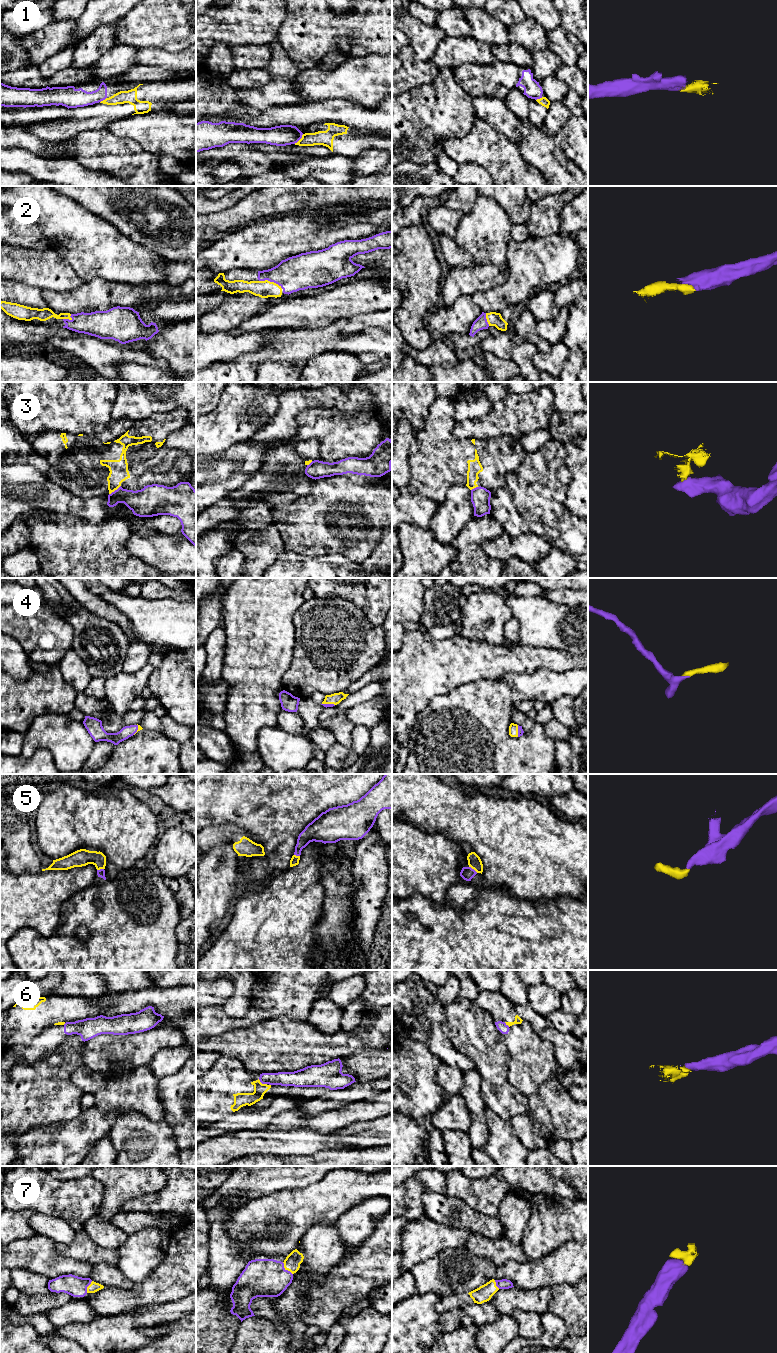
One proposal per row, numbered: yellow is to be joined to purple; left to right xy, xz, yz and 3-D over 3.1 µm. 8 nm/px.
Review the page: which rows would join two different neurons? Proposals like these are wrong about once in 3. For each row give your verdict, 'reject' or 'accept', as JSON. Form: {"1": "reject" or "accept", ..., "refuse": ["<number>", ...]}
{"1": "reject", "2": "accept", "3": "reject", "4": "accept", "5": "accept", "6": "reject", "7": "accept", "refuse": ["1", "3", "6"]}

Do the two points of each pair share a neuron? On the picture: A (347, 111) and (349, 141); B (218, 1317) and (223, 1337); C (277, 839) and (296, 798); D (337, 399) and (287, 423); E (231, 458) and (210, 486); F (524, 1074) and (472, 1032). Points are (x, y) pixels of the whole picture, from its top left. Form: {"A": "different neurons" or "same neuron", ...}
{"A": "different neurons", "B": "same neuron", "C": "same neuron", "D": "same neuron", "E": "same neuron", "F": "different neurons"}

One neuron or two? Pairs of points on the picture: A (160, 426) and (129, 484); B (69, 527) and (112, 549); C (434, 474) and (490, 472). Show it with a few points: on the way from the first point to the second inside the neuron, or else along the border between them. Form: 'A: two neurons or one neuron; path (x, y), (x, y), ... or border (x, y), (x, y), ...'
A: one neuron; path (141, 432), (133, 436), (120, 449), (120, 465)
B: one neuron; path (80, 538), (91, 549), (101, 549)
C: one neuron; path (448, 472), (476, 472)

